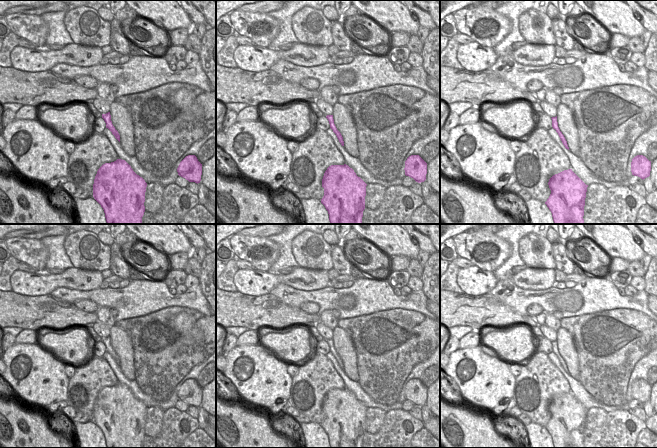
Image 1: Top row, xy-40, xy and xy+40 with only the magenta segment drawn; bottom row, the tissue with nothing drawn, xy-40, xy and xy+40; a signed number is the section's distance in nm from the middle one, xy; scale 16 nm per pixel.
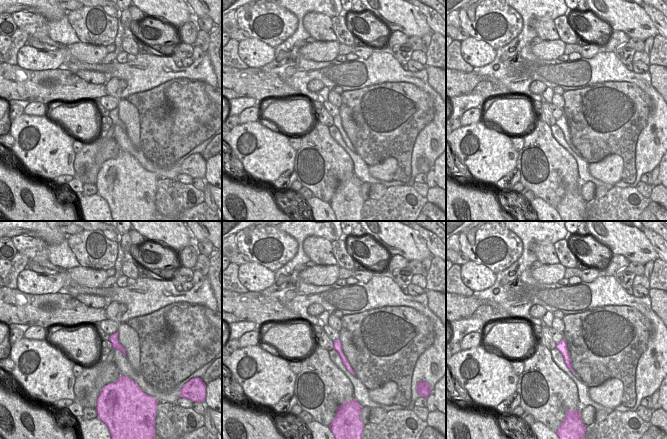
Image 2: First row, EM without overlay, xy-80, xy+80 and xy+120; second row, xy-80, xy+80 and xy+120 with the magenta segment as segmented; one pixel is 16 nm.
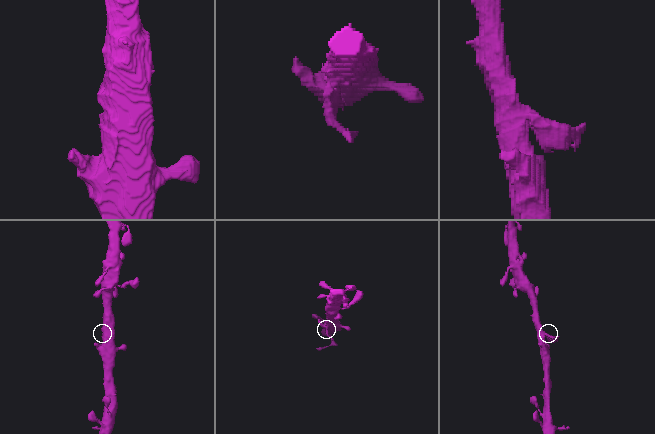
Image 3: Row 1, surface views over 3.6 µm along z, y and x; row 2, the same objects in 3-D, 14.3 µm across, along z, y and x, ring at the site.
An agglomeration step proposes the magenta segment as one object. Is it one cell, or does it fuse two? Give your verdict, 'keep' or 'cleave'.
keep

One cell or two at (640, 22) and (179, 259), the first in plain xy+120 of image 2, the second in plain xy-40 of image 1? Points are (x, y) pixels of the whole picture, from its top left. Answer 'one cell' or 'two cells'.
two cells

